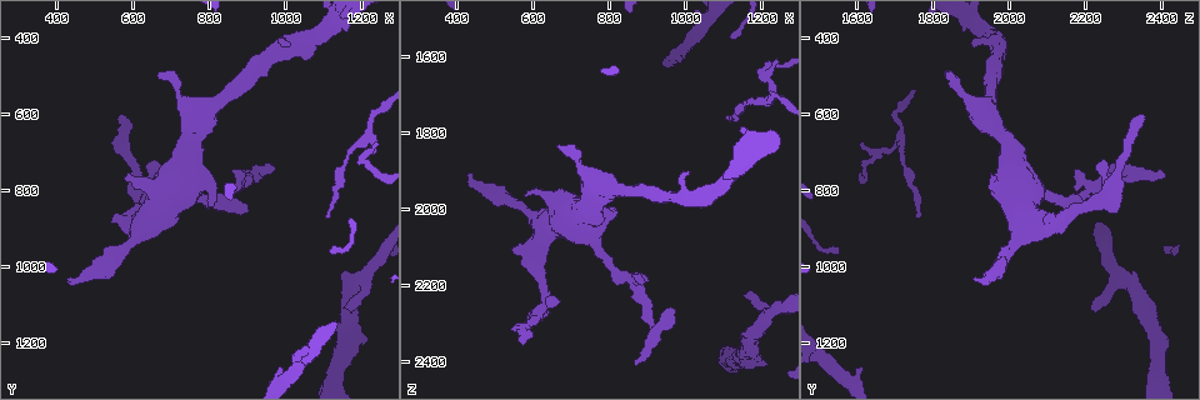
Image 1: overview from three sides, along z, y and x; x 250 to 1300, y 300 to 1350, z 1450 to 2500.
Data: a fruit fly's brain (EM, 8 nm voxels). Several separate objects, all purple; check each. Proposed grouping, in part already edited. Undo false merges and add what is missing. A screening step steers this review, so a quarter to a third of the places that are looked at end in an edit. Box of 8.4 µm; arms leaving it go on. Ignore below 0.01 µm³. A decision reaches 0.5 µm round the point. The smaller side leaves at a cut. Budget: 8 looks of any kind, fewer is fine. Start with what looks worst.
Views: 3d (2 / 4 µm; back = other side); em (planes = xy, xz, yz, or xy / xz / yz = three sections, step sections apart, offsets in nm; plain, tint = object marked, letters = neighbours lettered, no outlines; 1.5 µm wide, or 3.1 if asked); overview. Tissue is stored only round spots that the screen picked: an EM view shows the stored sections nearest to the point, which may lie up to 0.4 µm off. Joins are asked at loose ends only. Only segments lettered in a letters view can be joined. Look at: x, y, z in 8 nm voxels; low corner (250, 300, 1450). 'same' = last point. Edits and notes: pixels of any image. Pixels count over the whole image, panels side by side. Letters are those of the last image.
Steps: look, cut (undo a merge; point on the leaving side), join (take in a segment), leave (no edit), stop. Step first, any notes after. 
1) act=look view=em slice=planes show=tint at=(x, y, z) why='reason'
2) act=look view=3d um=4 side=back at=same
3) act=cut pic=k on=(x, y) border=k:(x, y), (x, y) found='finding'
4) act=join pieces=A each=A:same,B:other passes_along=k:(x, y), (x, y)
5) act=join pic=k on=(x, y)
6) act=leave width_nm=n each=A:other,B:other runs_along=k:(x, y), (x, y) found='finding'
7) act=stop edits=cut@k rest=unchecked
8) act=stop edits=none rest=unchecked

act=look view=3d um=2 side=back at=(865, 760, 2405) why='an open end'

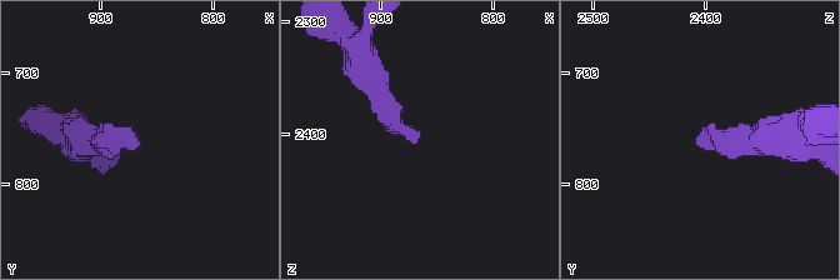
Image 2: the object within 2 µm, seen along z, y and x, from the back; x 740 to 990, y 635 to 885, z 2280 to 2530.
act=look view=em slice=planes show=plain at=(864, 764, 2400) why='need the tissue'

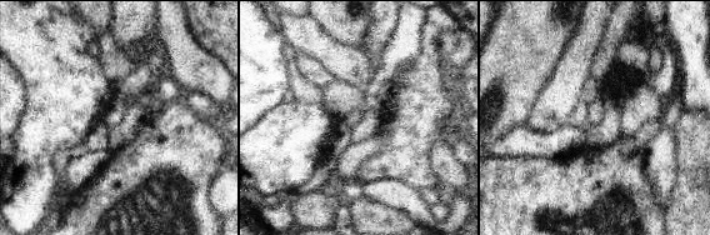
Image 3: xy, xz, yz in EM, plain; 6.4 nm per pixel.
act=look view=em slice=planes show=letters at=same why='see the neighbours'

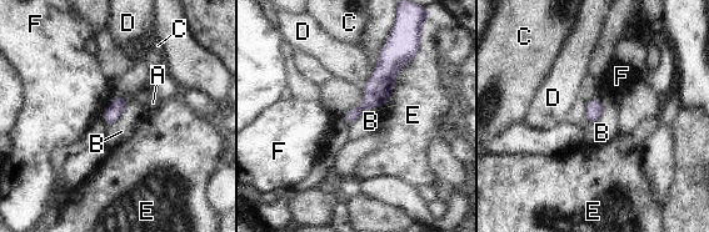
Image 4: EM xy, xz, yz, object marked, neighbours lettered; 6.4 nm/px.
act=leave each=A:other,B:other,C:other,D:other,E:other,F:other runs_along=4:(384, 56), (377, 92), (350, 120) found='none of them fits'

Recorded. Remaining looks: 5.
act=look view=3d um=2 at=(1155, 1110, 2225) why='branch stops here'

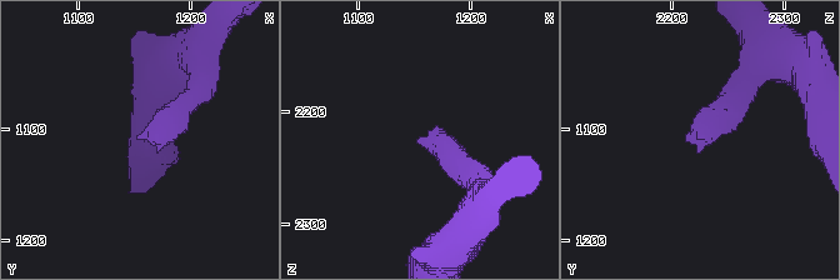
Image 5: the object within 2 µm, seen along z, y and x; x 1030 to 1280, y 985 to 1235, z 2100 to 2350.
act=look view=em slice=yz step=4 show=letters at=(1154, 1110, 2226) why='need the tissue'

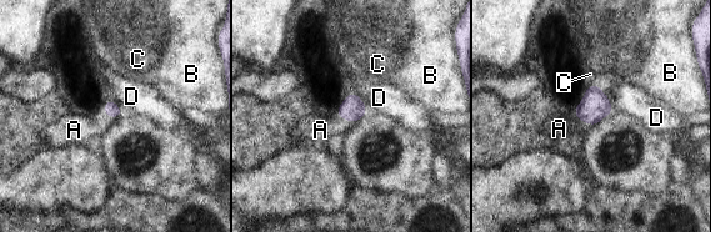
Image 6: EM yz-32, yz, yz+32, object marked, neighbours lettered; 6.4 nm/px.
act=join pieces=A longest_contact=D:220nm each=A:same,B:other,C:other,D:other passes_along=6:(111, 110), (108, 115), (74, 130) found='it goes on there'

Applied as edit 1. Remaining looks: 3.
act=look view=overview why='see it whole again'

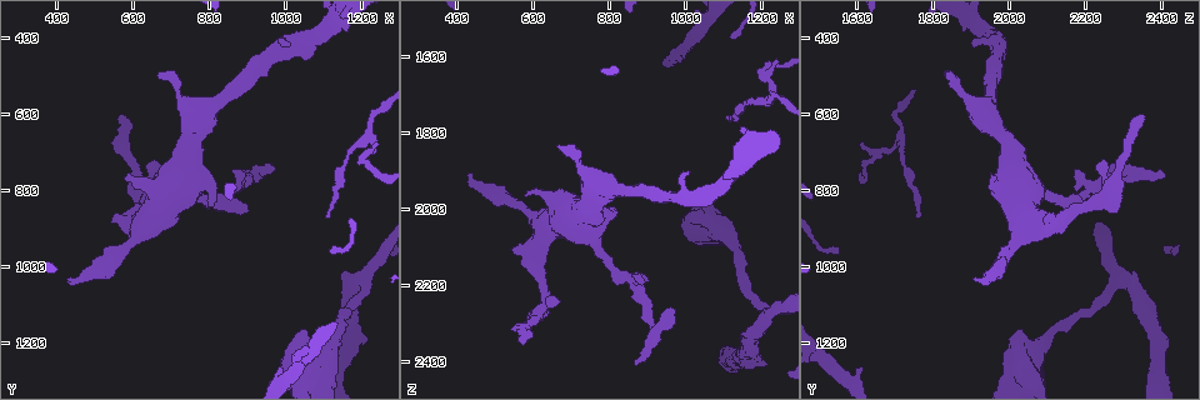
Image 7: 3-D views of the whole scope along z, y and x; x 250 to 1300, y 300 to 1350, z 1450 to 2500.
act=look view=em slice=planes show=tint at=(805, 825, 2160) why='narrows sharply'

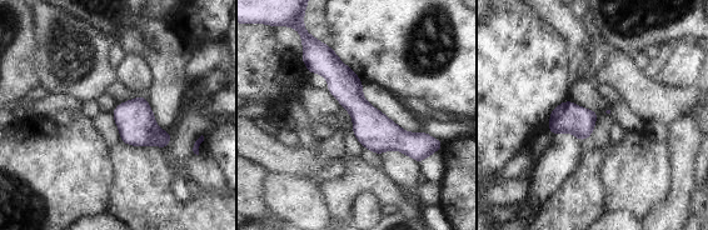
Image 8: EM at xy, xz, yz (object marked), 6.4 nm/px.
act=look view=em slice=planes show=letters at=same why='see the neighbours'

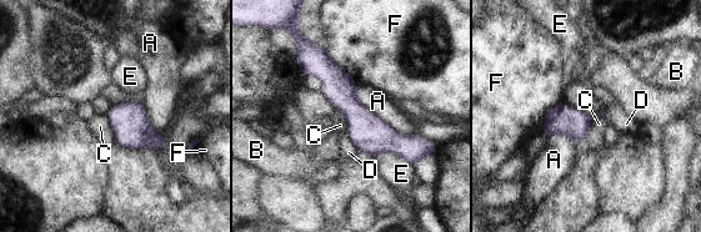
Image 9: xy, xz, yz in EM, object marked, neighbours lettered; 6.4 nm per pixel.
act=leave each=A:other,B:other,C:other,D:other,E:other,F:other border=9:(106, 115), (115, 142) found='one neuron here'

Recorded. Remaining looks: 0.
act=stop edits=join@6 rest=unchecked

